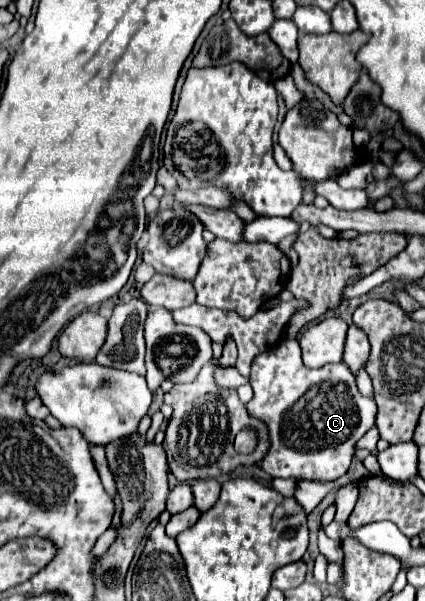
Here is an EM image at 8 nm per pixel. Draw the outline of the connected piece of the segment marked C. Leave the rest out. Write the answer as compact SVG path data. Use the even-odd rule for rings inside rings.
M283 340L275 348L269 348L267 352L255 356L251 362L251 386L255 396L247 404L247 412L249 416L265 422L269 430L271 446L261 460L261 468L273 478L295 478L297 482L315 480L321 484L335 482L349 470L355 442L375 426L377 404L375 400L359 394L355 376L349 372L349 368L343 362L327 364L317 370L305 368L297 340Z

